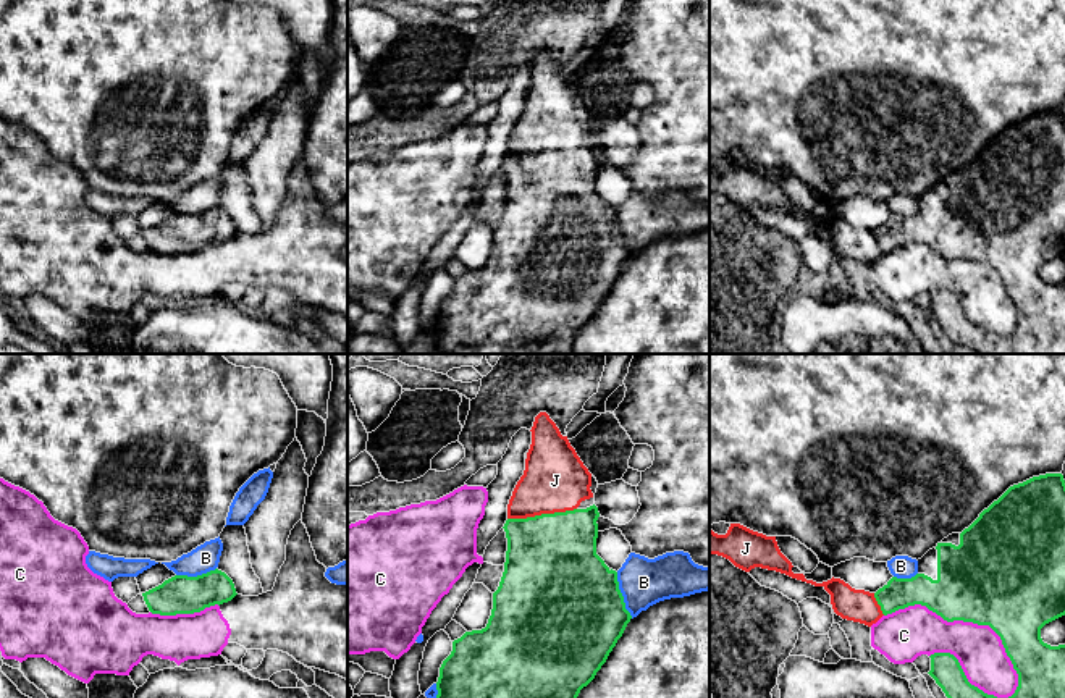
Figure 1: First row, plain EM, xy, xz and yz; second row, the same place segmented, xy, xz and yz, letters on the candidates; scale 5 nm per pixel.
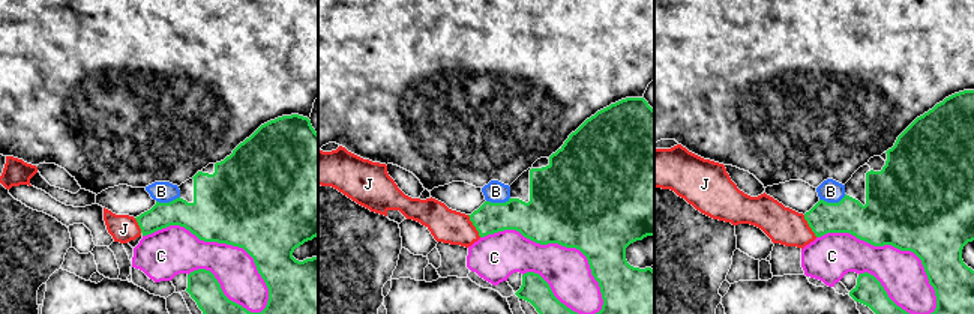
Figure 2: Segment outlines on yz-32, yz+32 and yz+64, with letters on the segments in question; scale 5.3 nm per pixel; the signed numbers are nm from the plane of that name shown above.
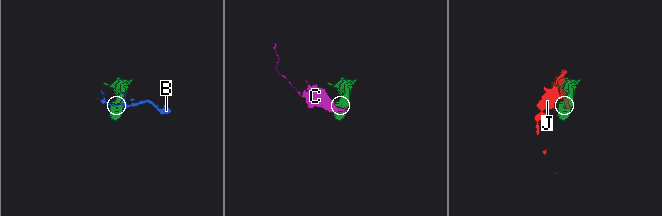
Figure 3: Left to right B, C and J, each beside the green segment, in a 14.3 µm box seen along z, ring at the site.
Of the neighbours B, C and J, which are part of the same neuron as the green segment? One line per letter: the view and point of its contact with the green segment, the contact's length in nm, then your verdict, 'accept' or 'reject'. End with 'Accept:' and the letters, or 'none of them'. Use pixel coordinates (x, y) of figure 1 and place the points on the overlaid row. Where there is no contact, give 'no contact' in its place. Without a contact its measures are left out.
B: contact xz (621, 595); length 240 nm; reject
C: contact yz (970, 621); length 750 nm; reject
J: contact xz (542, 514); length 340 nm; accept
Accept: J

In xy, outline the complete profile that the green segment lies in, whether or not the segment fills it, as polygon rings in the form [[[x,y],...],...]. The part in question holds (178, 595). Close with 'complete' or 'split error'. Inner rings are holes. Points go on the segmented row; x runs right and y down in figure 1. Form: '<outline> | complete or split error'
[[[215,569],[197,577],[175,575],[162,585],[142,593],[152,614],[194,614],[223,604],[236,596],[233,580]]] | complete

